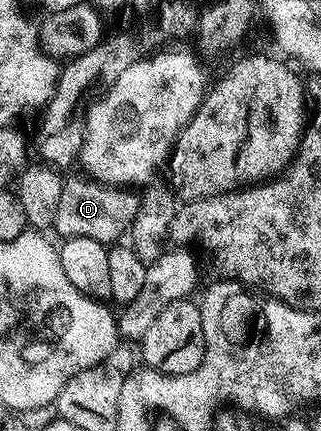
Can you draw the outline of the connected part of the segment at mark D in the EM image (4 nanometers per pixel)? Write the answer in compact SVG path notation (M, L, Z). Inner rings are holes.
M89 177L82 179L67 178L62 184L60 201L56 208L53 234L62 235L63 240L72 237L92 237L92 241L110 245L115 242L114 235L123 234L122 229L122 206L126 203L125 222L130 224L136 220L139 204L139 196L133 190L107 187L105 184L96 183Z

